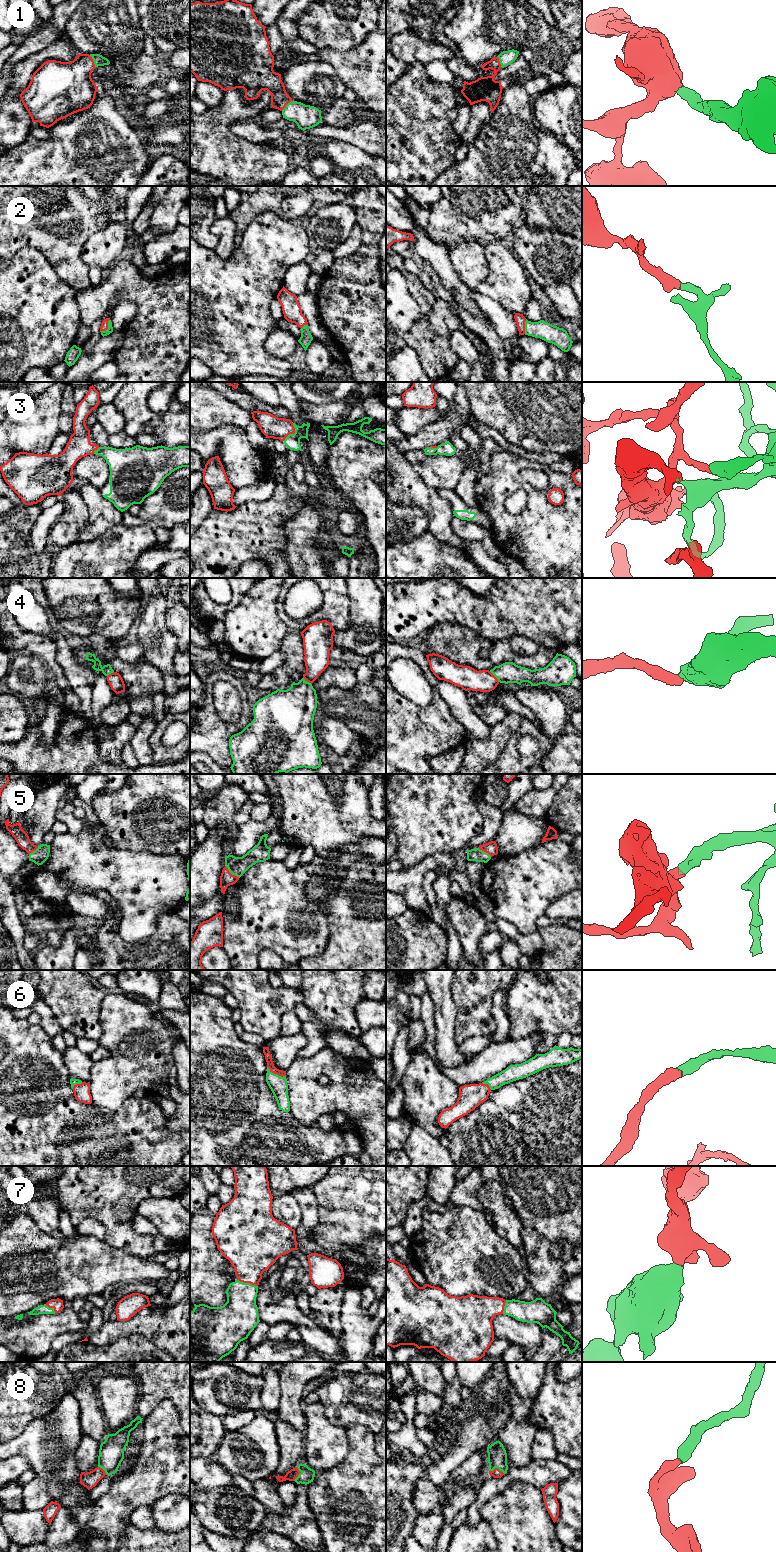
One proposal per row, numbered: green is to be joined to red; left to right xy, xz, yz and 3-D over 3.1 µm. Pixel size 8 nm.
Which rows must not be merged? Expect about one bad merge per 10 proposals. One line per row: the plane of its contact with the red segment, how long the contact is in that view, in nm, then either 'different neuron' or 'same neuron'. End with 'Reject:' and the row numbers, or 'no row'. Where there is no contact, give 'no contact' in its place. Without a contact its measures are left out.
1: meets red in xz; contact 130 nm long; same neuron
2: meets red in xy; contact 130 nm long; same neuron
3: meets red in xz; contact 170 nm long; same neuron
4: meets red in yz; contact 120 nm long; same neuron
5: meets red in xz; contact 160 nm long; same neuron
6: meets red in xz; contact 170 nm long; same neuron
7: meets red in xz; contact 180 nm long; same neuron
8: meets red in yz; contact 130 nm long; same neuron
Reject: no row

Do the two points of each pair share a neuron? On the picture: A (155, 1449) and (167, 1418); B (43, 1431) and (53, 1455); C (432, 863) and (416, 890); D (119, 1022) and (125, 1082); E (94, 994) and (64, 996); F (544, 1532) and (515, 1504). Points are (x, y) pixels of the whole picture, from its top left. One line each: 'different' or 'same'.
A: same
B: same
C: same
D: same
E: same
F: same

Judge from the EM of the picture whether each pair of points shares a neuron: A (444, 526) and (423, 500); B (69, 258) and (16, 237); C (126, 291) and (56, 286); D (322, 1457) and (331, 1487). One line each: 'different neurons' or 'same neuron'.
A: same neuron
B: same neuron
C: different neurons
D: different neurons

